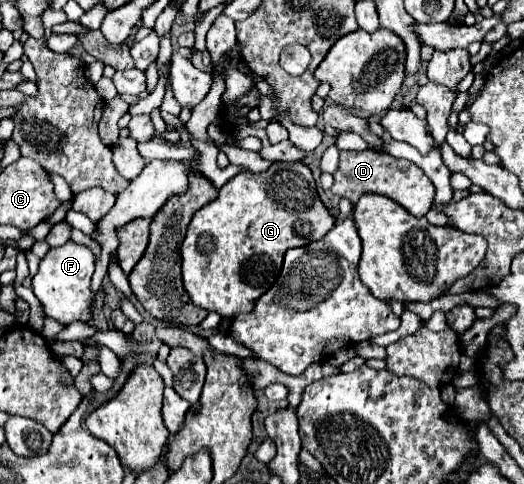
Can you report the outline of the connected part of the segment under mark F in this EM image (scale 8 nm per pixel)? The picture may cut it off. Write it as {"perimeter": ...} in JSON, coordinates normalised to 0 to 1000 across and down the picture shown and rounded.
{"perimeter":[[[130,498],[126,506],[99,510],[88,523],[88,531],[76,539],[73,564],[61,576],[65,610],[80,626],[88,651],[115,667],[172,663],[176,655],[176,605],[172,605],[176,564],[179,564],[179,527],[164,506]]]}

